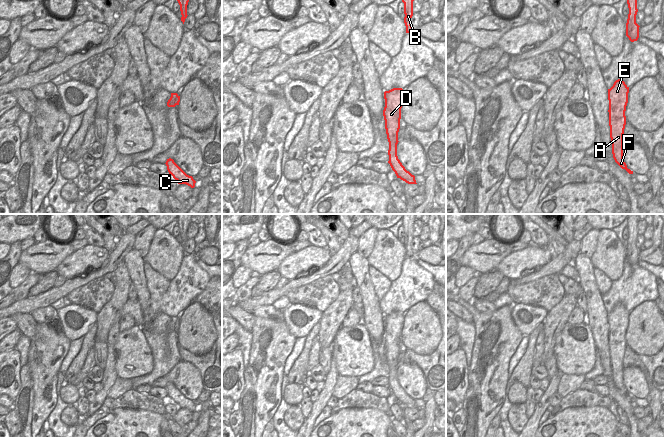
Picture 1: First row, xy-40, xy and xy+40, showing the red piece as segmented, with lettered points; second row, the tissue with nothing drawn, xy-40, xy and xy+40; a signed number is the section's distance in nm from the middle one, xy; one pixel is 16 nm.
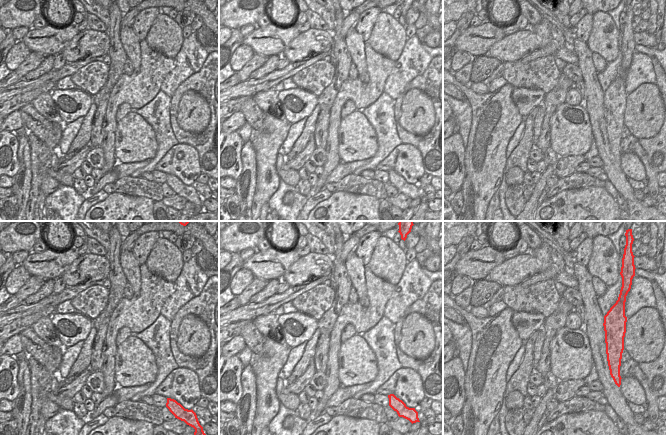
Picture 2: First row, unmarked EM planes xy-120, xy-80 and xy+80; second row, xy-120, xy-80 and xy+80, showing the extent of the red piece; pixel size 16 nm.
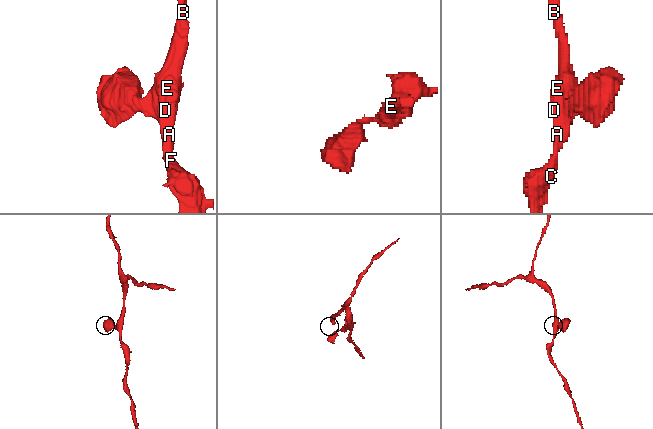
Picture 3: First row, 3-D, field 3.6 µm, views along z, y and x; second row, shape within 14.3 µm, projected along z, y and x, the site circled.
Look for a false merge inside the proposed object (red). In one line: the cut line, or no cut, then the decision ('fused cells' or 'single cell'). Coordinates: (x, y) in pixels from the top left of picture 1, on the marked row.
cut none; single cell

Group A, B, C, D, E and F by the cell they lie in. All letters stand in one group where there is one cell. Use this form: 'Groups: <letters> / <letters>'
Groups: A B C D E F.

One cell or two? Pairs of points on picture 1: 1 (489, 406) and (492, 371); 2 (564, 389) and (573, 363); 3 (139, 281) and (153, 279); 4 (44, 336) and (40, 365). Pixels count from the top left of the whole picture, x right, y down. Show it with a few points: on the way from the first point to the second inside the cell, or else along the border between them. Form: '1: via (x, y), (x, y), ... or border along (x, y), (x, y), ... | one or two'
1: via (489, 397), (486, 393), (488, 380) | one
2: border along (561, 373), (584, 375) | two
3: border along (144, 262), (144, 276), (149, 293), (149, 303) | two
4: via (44, 343), (44, 358) | one

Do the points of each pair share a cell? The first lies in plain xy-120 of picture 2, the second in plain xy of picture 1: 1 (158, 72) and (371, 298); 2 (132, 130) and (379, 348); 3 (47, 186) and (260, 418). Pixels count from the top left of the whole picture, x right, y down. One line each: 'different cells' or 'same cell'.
1: different cells
2: different cells
3: same cell

